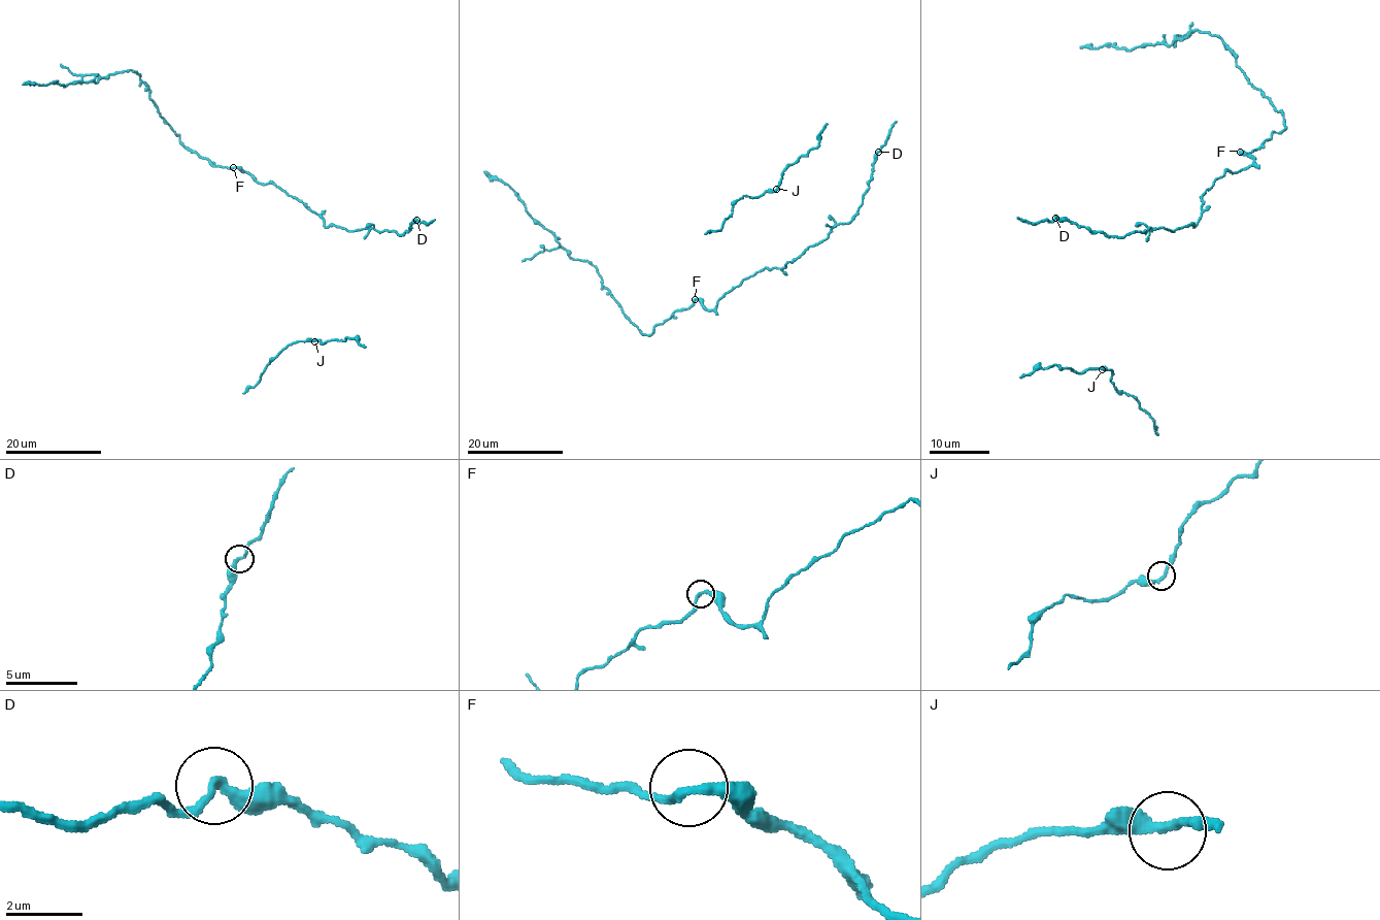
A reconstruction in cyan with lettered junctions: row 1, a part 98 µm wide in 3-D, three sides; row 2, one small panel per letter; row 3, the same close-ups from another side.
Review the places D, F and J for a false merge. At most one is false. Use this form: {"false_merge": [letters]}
{"false_merge": []}

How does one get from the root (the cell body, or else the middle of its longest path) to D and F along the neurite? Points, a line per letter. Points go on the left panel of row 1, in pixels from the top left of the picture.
D: (261, 184), (272, 183), (301, 200), (326, 227), (338, 226), (347, 230), (372, 228), (402, 235), (416, 220)
F: (261, 184), (233, 166)

